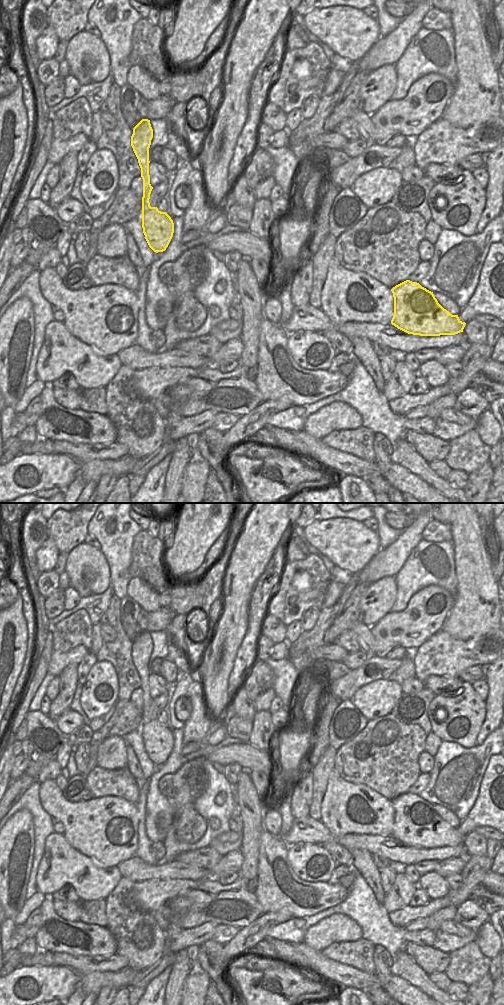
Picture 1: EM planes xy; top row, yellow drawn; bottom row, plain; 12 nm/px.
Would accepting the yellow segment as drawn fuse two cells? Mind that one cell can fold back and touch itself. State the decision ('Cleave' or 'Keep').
Keep

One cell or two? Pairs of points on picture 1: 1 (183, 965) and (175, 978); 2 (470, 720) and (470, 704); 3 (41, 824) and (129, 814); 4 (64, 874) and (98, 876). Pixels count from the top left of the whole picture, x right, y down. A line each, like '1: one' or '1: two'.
1: one
2: one
3: two
4: one

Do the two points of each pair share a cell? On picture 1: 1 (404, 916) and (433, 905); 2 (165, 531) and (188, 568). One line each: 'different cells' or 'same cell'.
1: same cell
2: different cells

